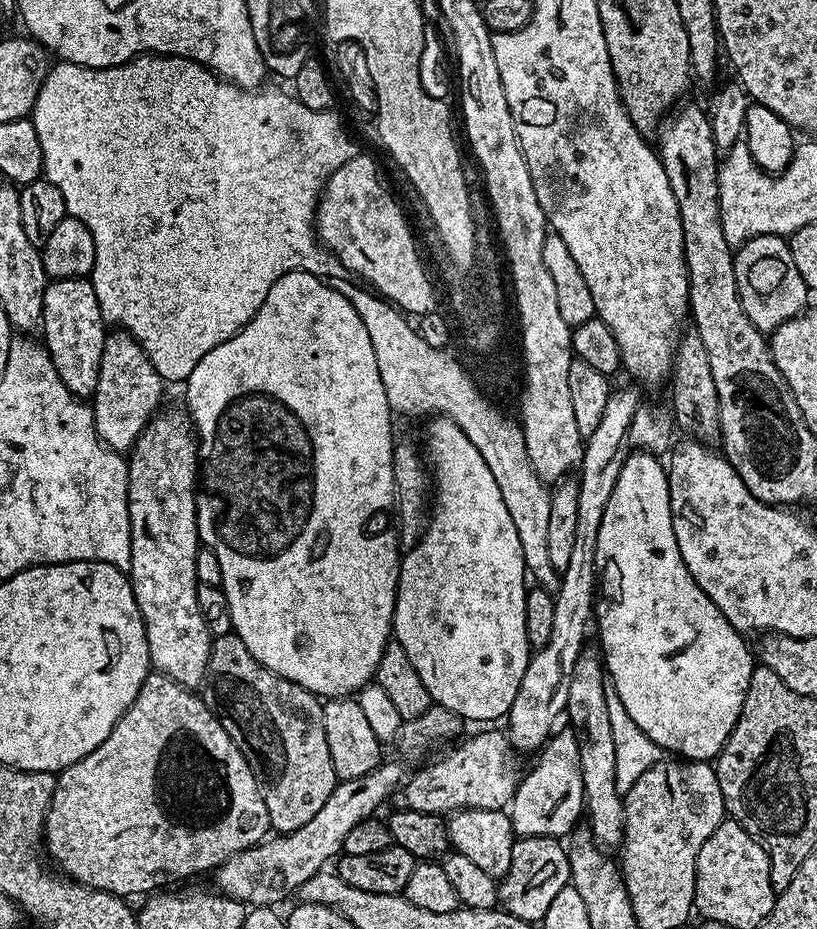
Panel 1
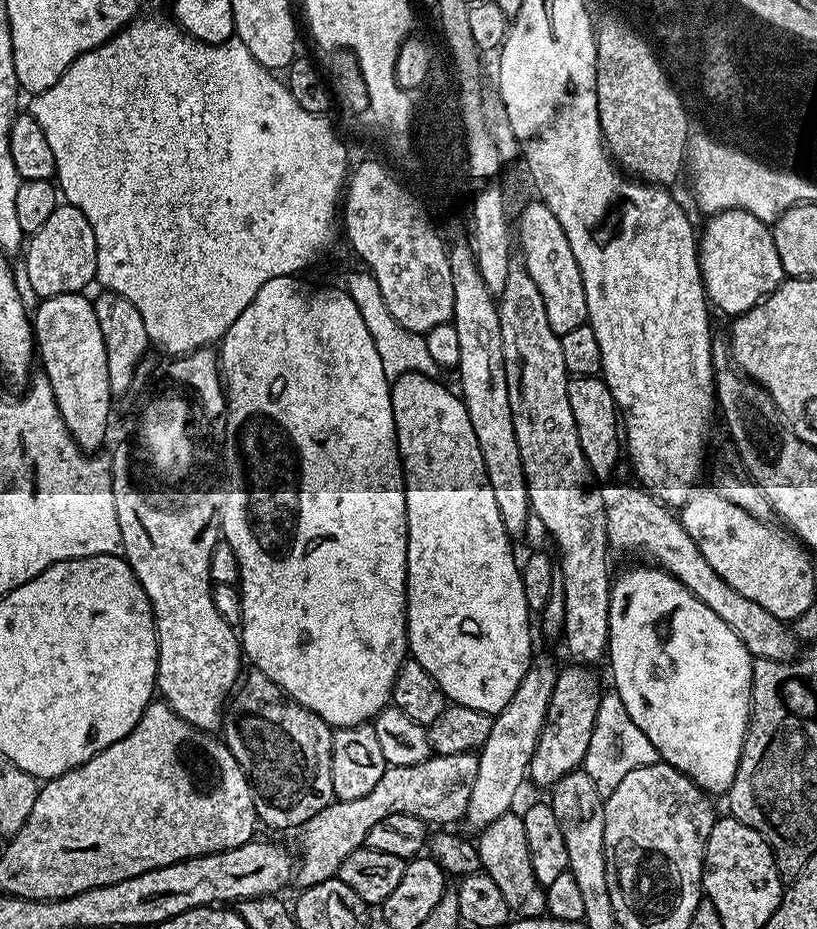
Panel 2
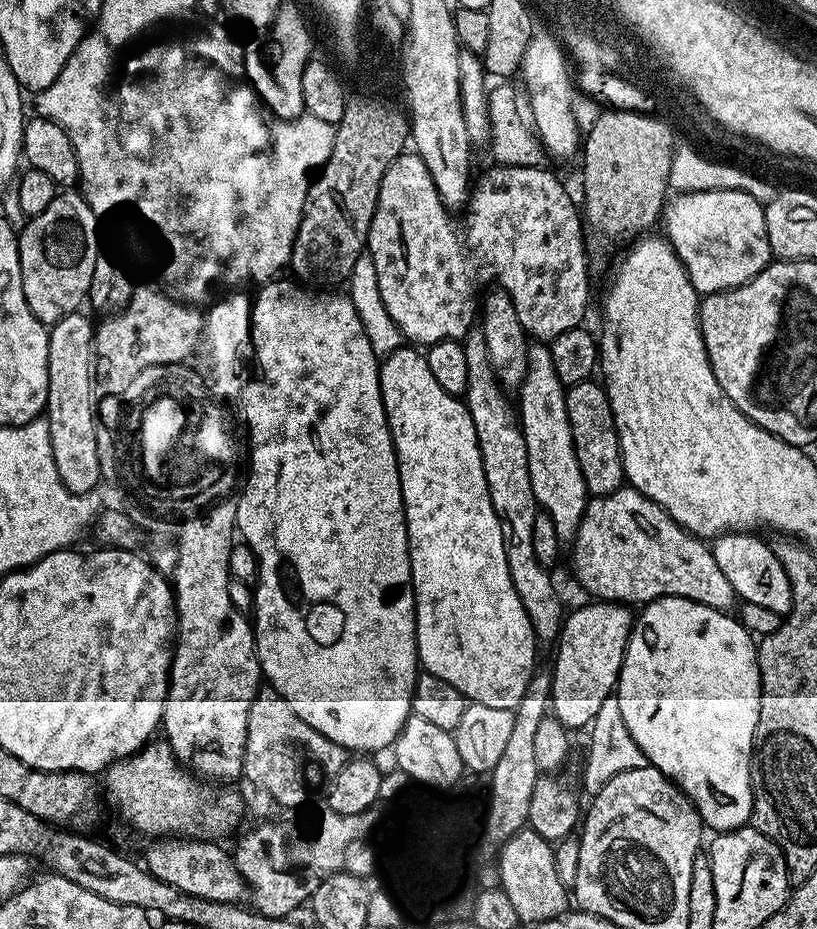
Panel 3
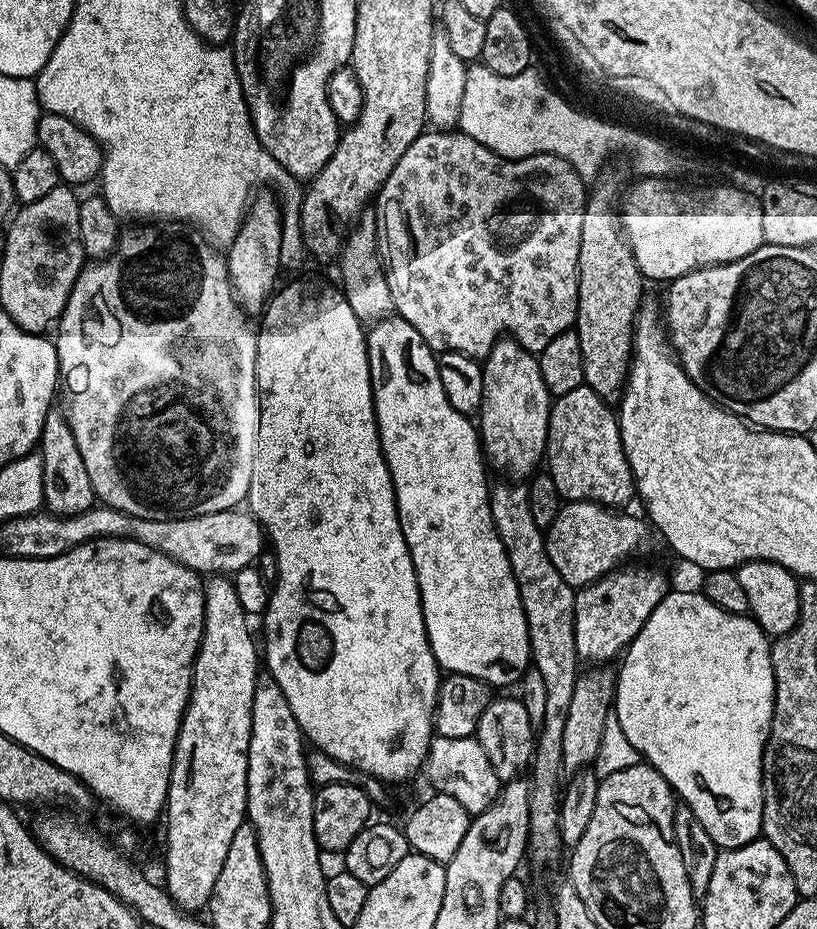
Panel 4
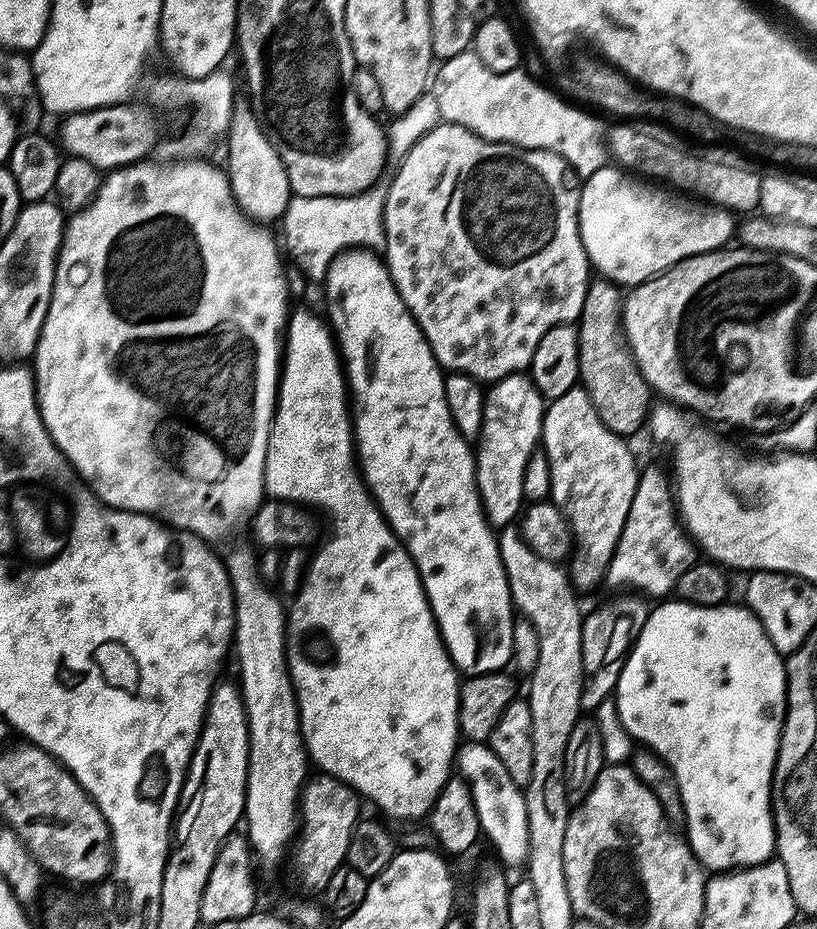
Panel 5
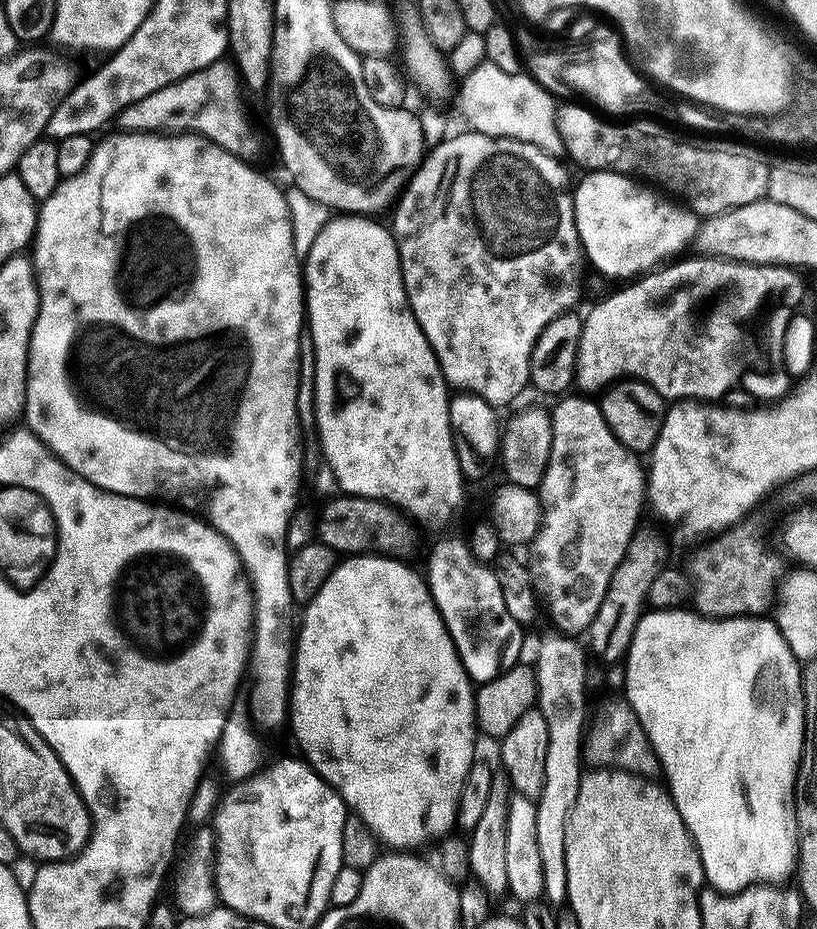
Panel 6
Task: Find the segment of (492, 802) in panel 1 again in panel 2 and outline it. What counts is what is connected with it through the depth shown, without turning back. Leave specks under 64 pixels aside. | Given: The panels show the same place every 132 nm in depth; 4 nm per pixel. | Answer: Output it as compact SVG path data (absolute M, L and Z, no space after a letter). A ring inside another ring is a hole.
M462 752L460 754L446 754L445 756L431 755L428 759L418 762L414 766L389 766L385 768L382 778L374 785L370 794L353 800L333 799L314 818L310 818L302 825L299 833L300 844L304 853L298 856L298 880L304 888L314 886L318 882L333 879L339 873L342 862L354 854L354 850L365 847L364 839L382 818L389 814L414 814L432 826L452 826L455 820L464 820L466 806L470 806L470 792L474 790L474 778L478 778L478 755L476 752Z

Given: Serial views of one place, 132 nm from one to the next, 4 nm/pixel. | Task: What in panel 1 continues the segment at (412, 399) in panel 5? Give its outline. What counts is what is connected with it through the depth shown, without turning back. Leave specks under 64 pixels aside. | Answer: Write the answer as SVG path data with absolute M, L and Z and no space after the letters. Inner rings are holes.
M433 415L432 420L424 428L424 444L422 452L434 481L434 495L430 500L430 515L427 517L424 531L420 539L403 553L400 561L400 577L396 587L396 605L392 619L392 631L395 643L406 650L410 662L414 662L414 670L418 670L418 678L426 686L433 701L441 704L446 710L454 710L454 714L464 717L465 721L496 720L507 717L510 706L514 706L514 698L518 694L518 686L522 686L522 674L526 674L526 666L530 659L530 649L526 638L526 569L522 558L522 542L518 542L518 530L514 530L514 522L506 511L506 502L502 502L502 494L498 490L498 482L494 482L494 474L490 474L490 466L482 459L482 454L474 447L474 442L462 434L462 430L448 416Z

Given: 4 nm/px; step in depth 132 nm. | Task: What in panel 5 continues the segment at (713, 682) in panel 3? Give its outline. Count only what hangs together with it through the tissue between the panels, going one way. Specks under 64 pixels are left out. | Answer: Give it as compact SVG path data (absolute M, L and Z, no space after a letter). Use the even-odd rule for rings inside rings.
M679 598L657 603L660 605L657 608L655 605L649 611L646 626L642 626L636 643L632 646L632 651L624 659L622 674L618 678L614 693L618 718L622 718L622 726L626 726L633 741L640 743L641 740L644 743L641 745L645 749L657 752L672 768L678 786L682 790L682 802L686 810L688 846L705 869L716 874L737 868L750 868L753 864L762 864L765 860L773 859L776 851L776 831L772 825L772 771L776 765L780 731L784 725L784 713L788 710L788 679L784 669L785 657L780 655L774 642L770 642L766 630L762 630L762 622L758 622L756 615L747 606L732 603L725 602L708 607L687 604Z

